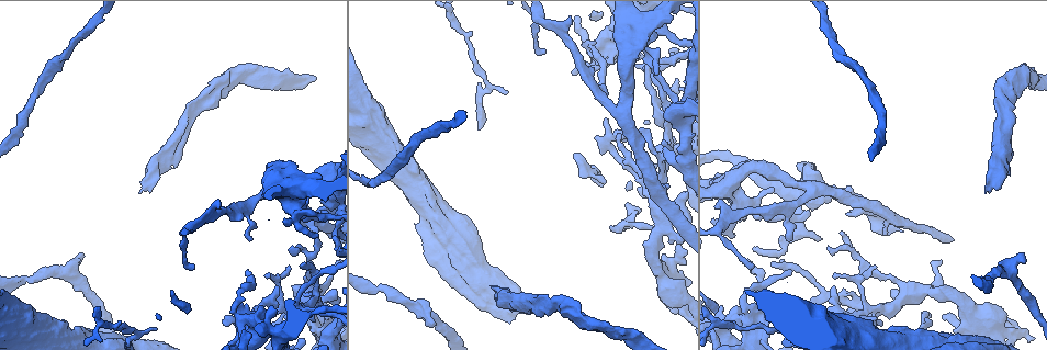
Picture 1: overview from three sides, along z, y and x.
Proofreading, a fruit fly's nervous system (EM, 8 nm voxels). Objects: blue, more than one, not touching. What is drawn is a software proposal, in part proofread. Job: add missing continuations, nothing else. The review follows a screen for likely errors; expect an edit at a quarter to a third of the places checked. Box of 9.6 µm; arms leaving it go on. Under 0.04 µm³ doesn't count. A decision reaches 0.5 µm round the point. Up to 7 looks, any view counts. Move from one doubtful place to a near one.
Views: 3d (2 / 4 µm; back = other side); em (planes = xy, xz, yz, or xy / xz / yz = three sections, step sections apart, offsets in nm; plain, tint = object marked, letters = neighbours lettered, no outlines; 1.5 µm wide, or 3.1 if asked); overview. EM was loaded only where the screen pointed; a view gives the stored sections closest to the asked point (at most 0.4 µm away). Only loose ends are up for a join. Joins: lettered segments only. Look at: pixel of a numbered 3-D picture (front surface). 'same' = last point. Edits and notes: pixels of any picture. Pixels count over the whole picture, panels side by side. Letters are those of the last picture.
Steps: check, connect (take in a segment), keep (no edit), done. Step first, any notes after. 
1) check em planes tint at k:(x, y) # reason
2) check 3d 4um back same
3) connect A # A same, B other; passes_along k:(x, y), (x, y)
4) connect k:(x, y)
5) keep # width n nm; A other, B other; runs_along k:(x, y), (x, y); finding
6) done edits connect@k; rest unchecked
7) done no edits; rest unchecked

check 3d 4um at 1:(314, 320) # thin end

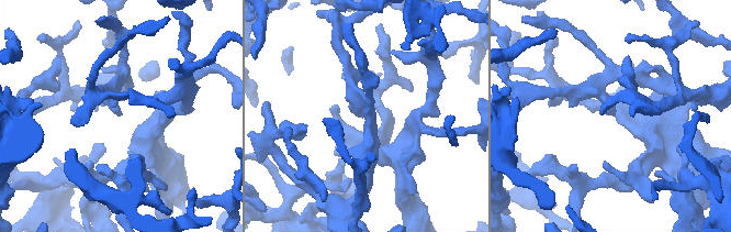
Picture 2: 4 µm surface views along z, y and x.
check em xy step 8 tint at 2:(121, 111) # shape alone is not enough

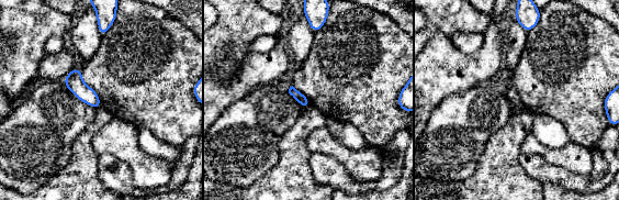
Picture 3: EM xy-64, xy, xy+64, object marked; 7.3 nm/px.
check em planes letters same # cut it another way

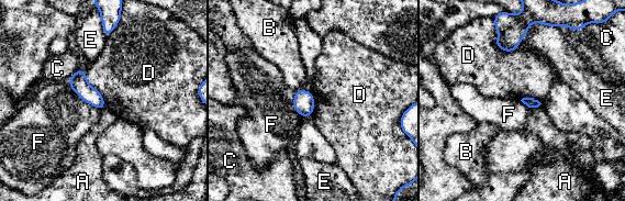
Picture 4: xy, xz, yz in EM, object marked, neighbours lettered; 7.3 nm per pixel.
keep # A other, B other, C other, D other, E other, F other; none of them fits

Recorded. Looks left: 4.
check em planes tint at 1:(636, 67) # branch stops here

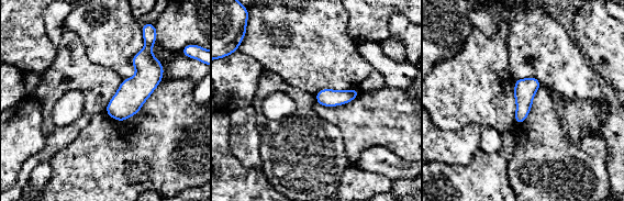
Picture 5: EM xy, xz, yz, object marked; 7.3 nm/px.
check em planes letters same # see the neighbours

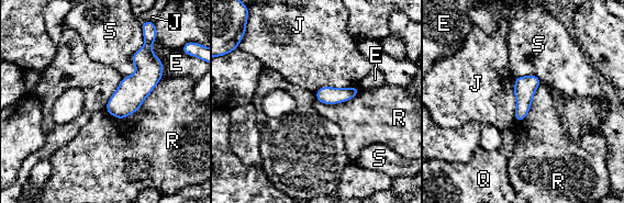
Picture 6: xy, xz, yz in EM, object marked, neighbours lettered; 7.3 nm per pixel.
keep # E other, J other, Q other, R other, S other; border 6:(162, 77), (131, 114), (104, 109); none of them fits

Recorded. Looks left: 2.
check em planes letters at 1:(247, 270) # long arm stops here

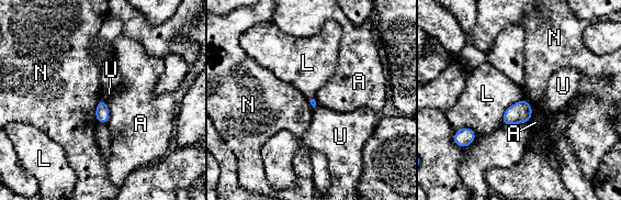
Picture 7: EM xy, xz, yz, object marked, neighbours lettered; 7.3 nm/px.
keep # A other, L other, N other, U other; border 7:(102, 98), (96, 110), (98, 123); none of them fits

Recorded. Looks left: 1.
done no edits; rest unchecked

